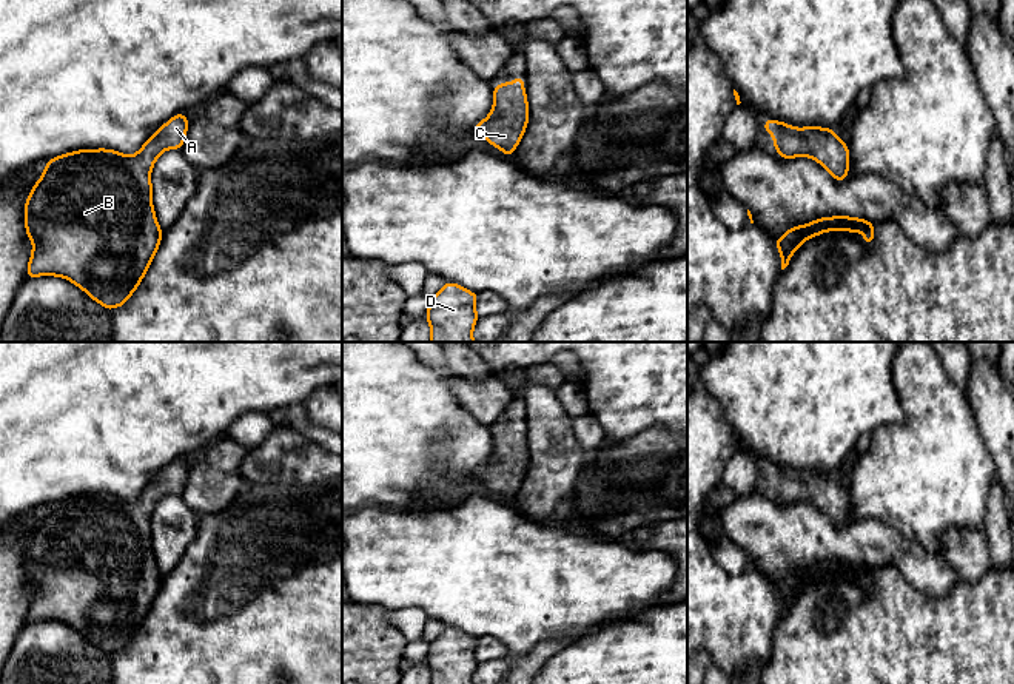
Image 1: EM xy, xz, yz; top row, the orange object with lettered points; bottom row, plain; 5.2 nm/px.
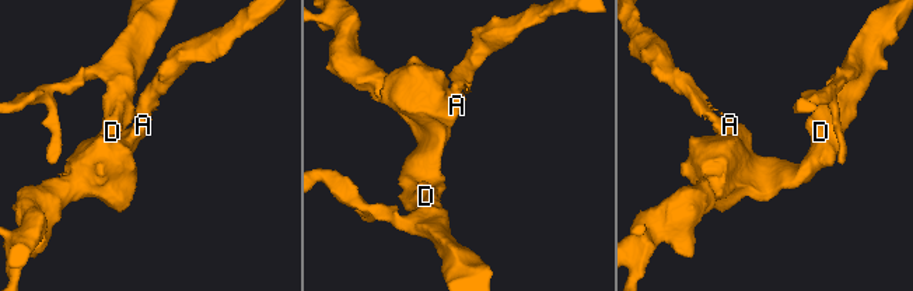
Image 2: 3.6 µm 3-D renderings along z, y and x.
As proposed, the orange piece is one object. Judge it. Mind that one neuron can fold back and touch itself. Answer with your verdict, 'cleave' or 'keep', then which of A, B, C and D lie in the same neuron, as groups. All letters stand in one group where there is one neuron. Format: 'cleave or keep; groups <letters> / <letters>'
keep; groups A B C D

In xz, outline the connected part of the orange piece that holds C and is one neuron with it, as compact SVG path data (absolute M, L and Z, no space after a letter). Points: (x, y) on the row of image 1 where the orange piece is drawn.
M524 77L493 88L490 114L473 128L475 136L484 137L492 146L510 157L519 145L529 125L529 102Z

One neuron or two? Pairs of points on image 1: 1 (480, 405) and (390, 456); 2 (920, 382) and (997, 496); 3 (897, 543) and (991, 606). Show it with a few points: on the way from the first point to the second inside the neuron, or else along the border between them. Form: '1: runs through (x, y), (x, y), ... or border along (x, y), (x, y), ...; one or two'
1: border along (450, 381), (453, 395), (480, 421), (495, 429); two
2: border along (996, 478), (988, 493), (987, 513), (982, 523); two
3: border along (962, 581), (943, 595), (930, 596), (922, 592); two

